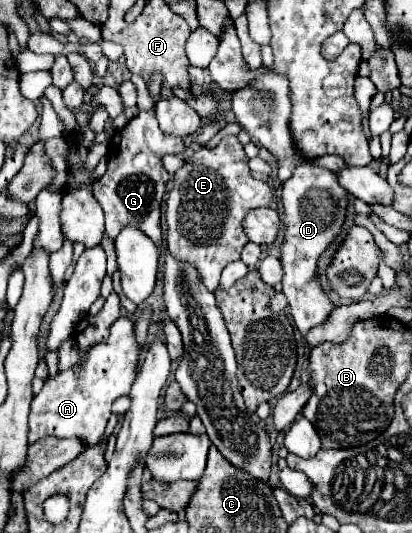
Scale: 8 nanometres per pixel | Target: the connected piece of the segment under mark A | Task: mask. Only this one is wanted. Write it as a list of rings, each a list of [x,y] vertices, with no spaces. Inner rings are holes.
[[[128,317],[116,319],[110,325],[106,343],[96,343],[86,351],[80,363],[80,371],[58,371],[54,377],[48,377],[42,391],[34,395],[28,443],[36,443],[44,437],[66,437],[78,439],[86,447],[94,447],[106,431],[106,423],[112,415],[112,403],[118,397],[128,395],[132,389],[138,357],[140,349],[134,337],[134,321]]]

